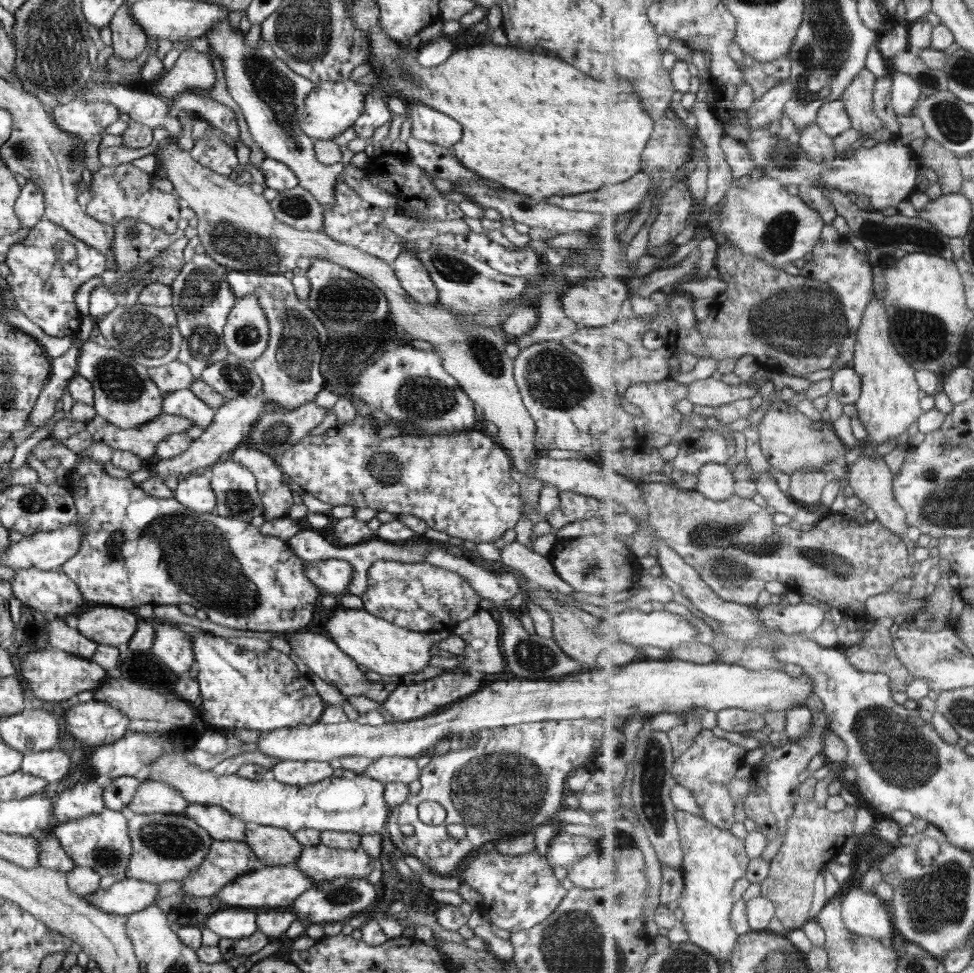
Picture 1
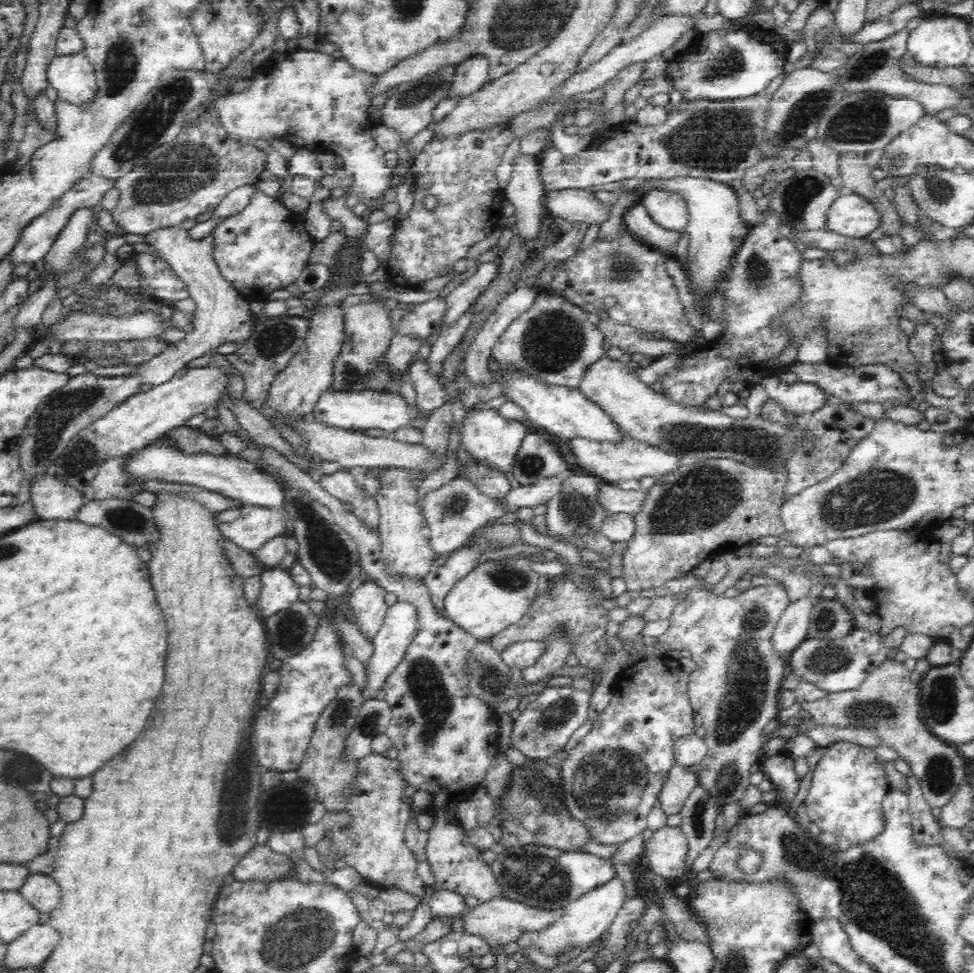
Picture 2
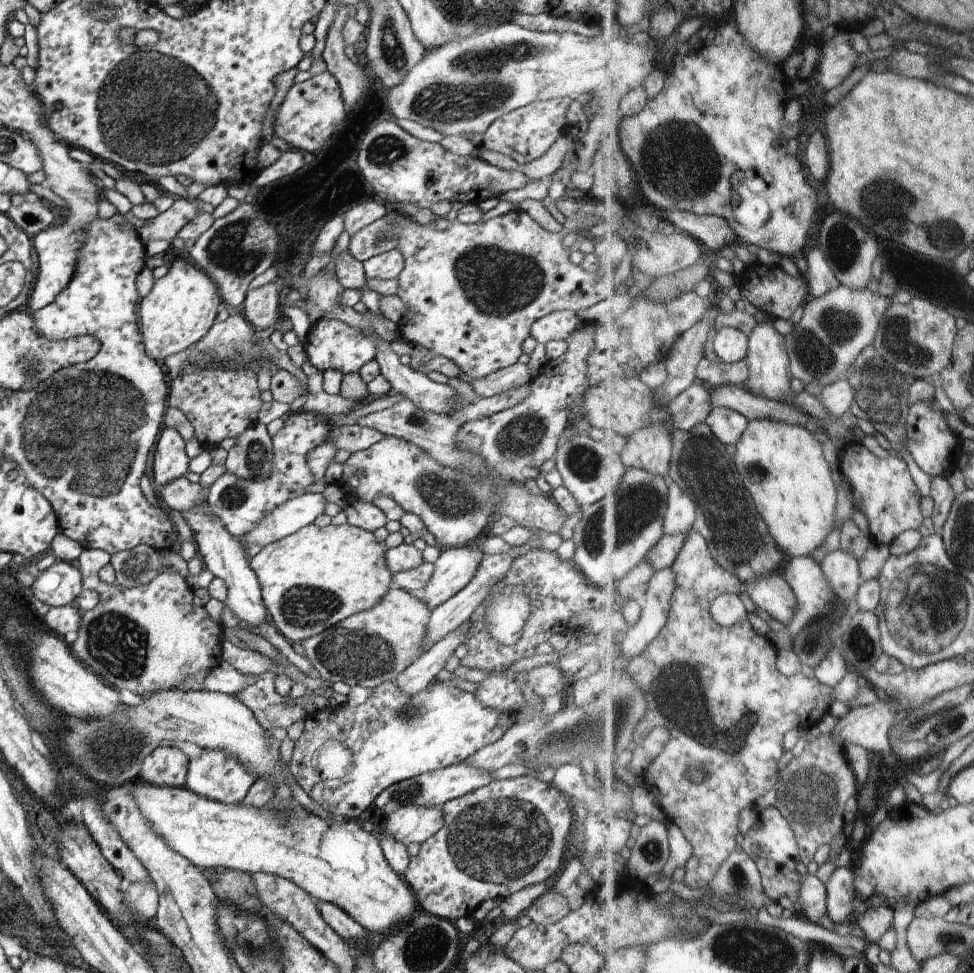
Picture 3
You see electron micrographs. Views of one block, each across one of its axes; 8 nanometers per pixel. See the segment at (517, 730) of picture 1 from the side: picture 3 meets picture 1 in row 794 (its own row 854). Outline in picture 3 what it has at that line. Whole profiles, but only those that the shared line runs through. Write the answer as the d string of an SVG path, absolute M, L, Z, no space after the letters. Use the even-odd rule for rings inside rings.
M540 775L517 776L516 778L508 778L505 780L495 779L493 782L483 785L477 790L472 790L472 792L468 792L466 795L446 802L441 808L442 812L444 812L444 826L442 826L439 832L436 832L434 836L428 838L426 842L421 845L419 853L415 857L410 858L409 867L406 869L406 872L402 874L402 878L414 893L421 911L436 918L442 918L442 920L453 923L462 917L472 916L484 901L496 898L504 900L508 896L523 890L526 886L543 882L550 878L557 869L560 869L567 855L567 840L571 834L575 811L572 808L572 804L570 804L570 798L560 792L552 783L546 783Z

